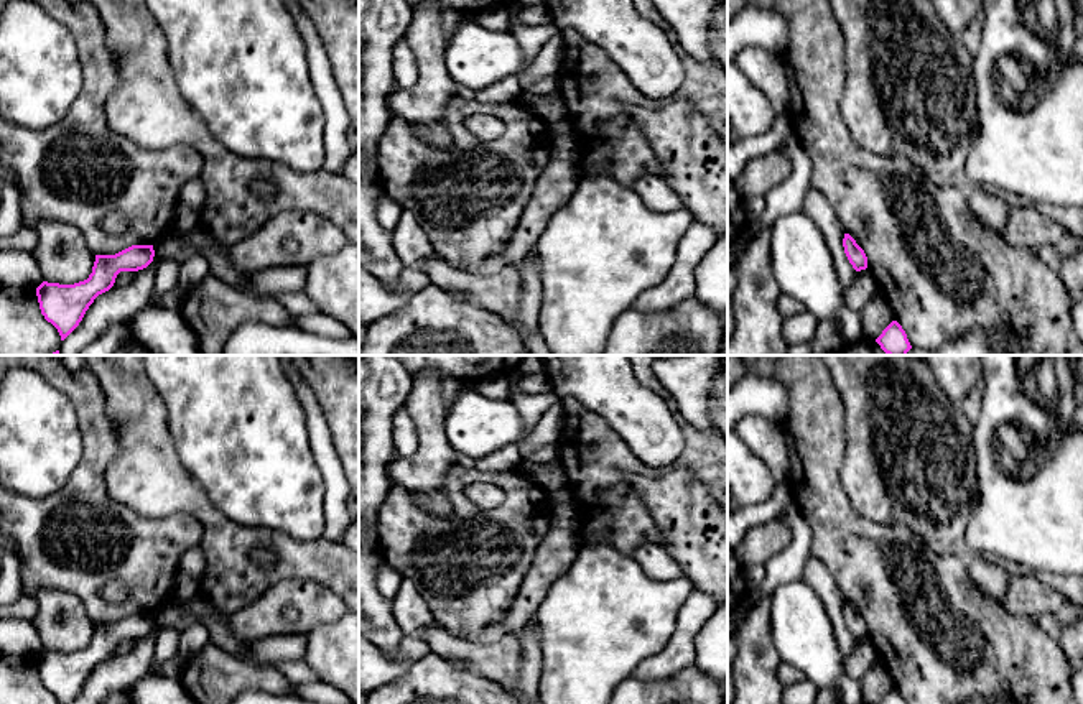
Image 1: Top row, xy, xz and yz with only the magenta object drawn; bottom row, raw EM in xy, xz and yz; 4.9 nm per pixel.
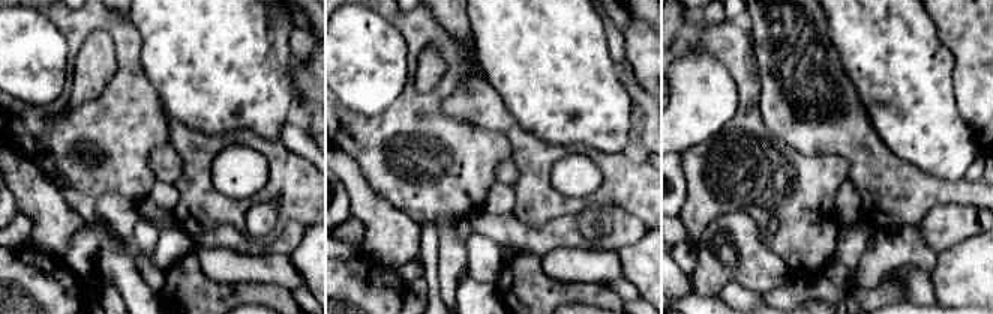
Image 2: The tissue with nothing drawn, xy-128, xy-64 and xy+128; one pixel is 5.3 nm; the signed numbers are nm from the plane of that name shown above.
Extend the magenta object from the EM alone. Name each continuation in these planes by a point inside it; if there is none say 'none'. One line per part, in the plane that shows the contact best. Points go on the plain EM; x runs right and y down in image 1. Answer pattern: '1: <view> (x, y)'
none

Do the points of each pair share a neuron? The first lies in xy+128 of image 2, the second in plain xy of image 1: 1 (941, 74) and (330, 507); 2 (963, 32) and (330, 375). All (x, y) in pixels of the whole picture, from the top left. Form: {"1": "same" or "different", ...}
{"1": "different", "2": "same"}

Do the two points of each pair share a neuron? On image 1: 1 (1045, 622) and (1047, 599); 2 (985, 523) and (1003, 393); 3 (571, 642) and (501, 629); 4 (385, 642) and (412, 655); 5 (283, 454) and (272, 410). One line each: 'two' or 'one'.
1: two
2: one
3: two
4: two
5: one

